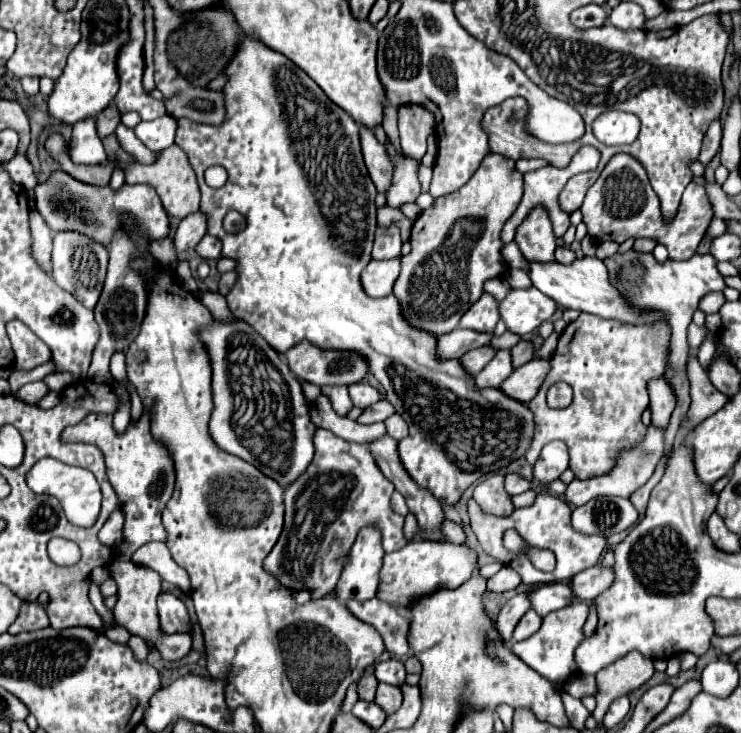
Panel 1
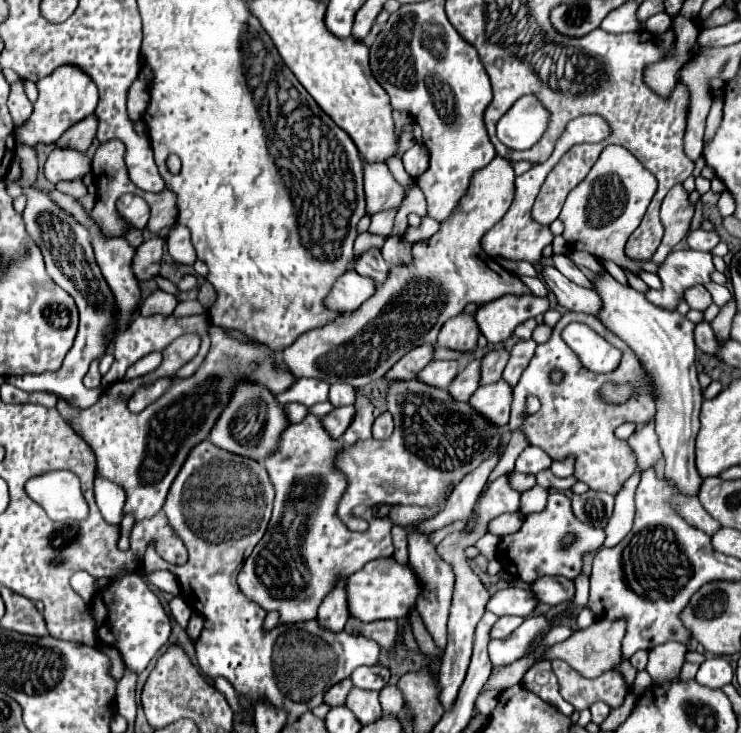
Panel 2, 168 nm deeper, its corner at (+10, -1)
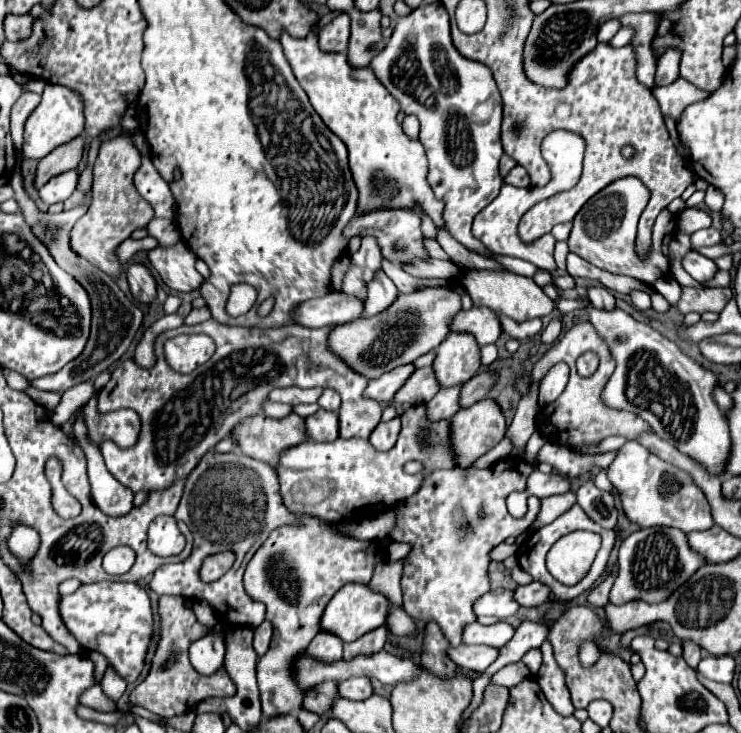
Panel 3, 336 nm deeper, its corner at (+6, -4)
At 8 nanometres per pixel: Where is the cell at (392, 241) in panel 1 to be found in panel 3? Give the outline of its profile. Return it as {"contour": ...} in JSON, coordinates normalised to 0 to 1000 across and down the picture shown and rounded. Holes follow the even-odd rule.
{"contour":[[[510,368],[510,374],[499,385],[499,390],[494,390],[494,393],[497,393],[497,404],[494,404],[494,420],[489,428],[491,434],[521,423],[537,404],[532,385],[518,374],[518,368]]]}

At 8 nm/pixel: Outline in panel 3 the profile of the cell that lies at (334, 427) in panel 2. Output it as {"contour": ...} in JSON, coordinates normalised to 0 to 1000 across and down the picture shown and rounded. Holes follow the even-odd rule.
{"contour":[[[429,559],[413,570],[413,592],[424,603],[451,603],[456,592],[456,565],[443,559]]]}

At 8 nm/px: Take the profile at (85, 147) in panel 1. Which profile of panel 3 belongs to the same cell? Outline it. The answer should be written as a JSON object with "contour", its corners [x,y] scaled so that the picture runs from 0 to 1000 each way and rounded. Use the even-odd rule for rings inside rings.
{"contour":[[[92,232],[89,237],[78,237],[67,248],[62,248],[62,254],[54,256],[54,270],[62,278],[86,276],[103,259],[103,254],[105,254],[105,235]]]}

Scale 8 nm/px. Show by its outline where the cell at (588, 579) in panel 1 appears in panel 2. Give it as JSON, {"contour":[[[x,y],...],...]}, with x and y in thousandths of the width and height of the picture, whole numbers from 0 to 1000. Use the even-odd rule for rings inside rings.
{"contour":[[[740,784],[718,793],[715,804],[729,823],[740,823],[740,825],[769,820],[775,817],[775,806],[777,806],[775,793],[761,790],[761,787],[740,787]]]}

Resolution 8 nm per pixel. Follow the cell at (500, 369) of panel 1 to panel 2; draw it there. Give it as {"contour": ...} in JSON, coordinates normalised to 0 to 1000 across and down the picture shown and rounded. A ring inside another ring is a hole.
{"contour":[[[640,490],[637,495],[632,495],[615,514],[613,520],[605,525],[605,536],[610,544],[615,547],[632,547],[637,542],[637,536],[645,531],[645,495],[648,490]]]}

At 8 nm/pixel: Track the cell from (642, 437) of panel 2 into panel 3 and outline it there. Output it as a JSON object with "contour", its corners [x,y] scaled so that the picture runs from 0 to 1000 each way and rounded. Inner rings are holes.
{"contour":[[[845,603],[834,614],[829,630],[821,636],[818,647],[826,663],[837,671],[837,685],[845,704],[864,720],[910,718],[926,726],[937,726],[955,723],[958,715],[964,715],[958,704],[958,690],[945,666],[937,663],[934,652],[912,636],[891,628],[885,619],[880,619],[861,603]]]}

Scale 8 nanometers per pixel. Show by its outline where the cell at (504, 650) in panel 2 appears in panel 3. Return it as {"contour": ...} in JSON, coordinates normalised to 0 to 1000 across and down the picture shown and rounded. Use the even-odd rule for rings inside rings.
{"contour":[[[618,881],[605,884],[605,892],[618,909],[653,917],[672,898],[675,887],[667,887],[664,881]]]}

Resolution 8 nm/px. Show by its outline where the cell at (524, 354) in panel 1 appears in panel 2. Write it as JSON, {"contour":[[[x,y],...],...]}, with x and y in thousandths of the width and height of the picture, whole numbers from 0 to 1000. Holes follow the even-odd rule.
{"contour":[[[669,476],[669,479],[659,479],[650,487],[650,498],[648,498],[648,525],[661,525],[677,517],[677,506],[686,495],[686,479],[683,476]]]}

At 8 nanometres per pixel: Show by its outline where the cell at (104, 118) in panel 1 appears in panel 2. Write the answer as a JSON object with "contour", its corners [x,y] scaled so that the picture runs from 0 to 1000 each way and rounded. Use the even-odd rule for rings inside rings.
{"contour":[[[121,157],[116,162],[111,162],[108,168],[103,168],[100,173],[94,173],[94,179],[89,179],[89,184],[84,184],[76,195],[76,201],[81,203],[103,203],[103,206],[116,206],[124,198],[124,190],[130,187],[130,160]]]}

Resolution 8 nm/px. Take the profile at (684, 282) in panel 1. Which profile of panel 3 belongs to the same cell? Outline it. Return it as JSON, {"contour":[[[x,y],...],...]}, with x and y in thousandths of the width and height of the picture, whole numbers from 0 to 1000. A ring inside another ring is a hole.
{"contour":[[[931,341],[923,355],[920,355],[920,363],[923,368],[942,385],[955,385],[966,371],[969,371],[969,363],[964,355],[947,349],[945,344],[939,341]]]}

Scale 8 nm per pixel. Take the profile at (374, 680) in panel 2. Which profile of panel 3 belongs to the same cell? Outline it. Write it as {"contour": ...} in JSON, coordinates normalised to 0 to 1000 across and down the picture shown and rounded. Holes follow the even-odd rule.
{"contour":[[[470,925],[459,930],[459,950],[472,955],[491,955],[505,947],[505,939],[497,925]]]}

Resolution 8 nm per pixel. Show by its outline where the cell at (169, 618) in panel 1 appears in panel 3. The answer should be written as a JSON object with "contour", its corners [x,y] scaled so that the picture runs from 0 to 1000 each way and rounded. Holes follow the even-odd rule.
{"contour":[[[181,794],[111,797],[100,810],[84,813],[81,838],[89,857],[116,887],[135,889],[173,930],[184,930],[194,906],[208,859],[208,838],[197,805]]]}

